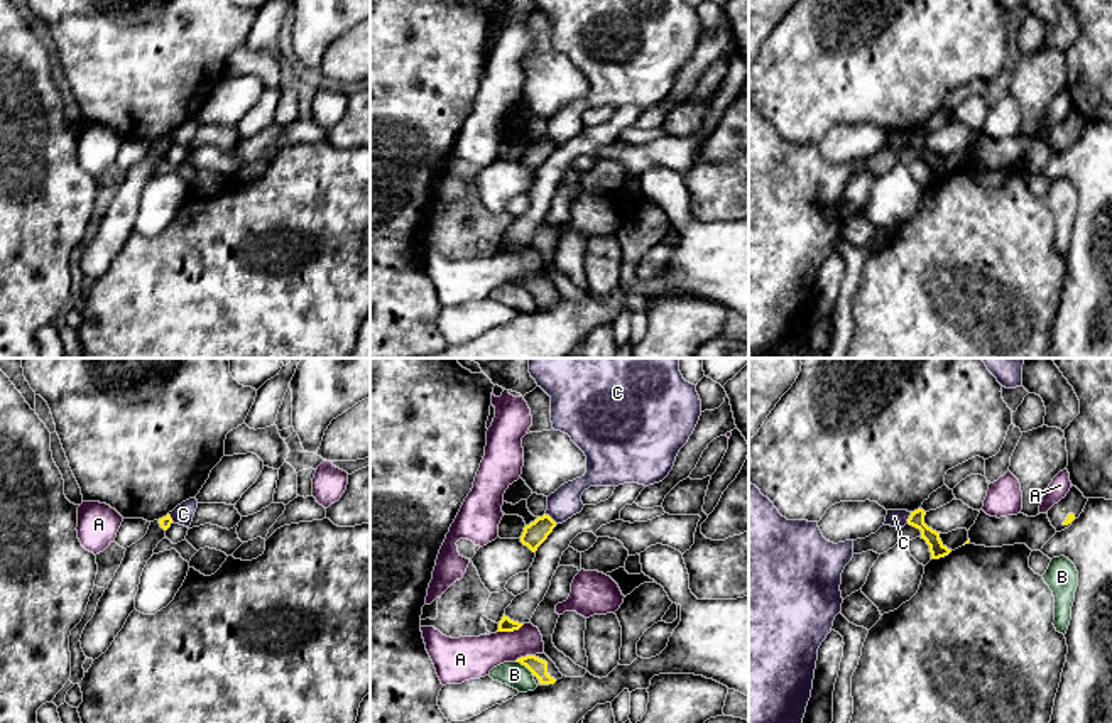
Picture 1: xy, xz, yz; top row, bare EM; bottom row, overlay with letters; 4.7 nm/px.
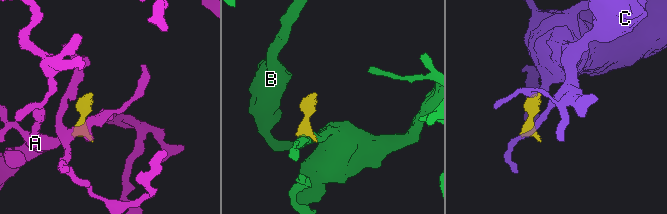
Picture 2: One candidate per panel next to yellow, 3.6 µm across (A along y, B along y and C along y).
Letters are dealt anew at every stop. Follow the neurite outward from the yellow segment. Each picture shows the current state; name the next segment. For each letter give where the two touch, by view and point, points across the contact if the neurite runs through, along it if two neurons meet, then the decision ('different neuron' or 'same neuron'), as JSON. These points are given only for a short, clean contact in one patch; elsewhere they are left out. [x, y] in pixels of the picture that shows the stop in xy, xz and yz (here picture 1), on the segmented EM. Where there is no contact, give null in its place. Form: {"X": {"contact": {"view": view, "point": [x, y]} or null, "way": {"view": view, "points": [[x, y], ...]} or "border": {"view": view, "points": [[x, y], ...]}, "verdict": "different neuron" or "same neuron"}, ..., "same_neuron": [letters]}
{"A": {"contact": {"view": "xz", "point": [511, 630]}, "border": {"view": "xz", "points": [[524, 624], [512, 630], [497, 632]]}, "verdict": "different neuron"}, "B": {"contact": {"view": "xz", "point": [526, 666]}, "border": {"view": "xz", "points": [[516, 661], [533, 676]]}, "verdict": "different neuron"}, "C": {"contact": {"view": "xz", "point": [550, 517]}, "border": {"view": "xz", "points": [[545, 514], [556, 522]]}, "verdict": "different neuron"}, "same_neuron": []}

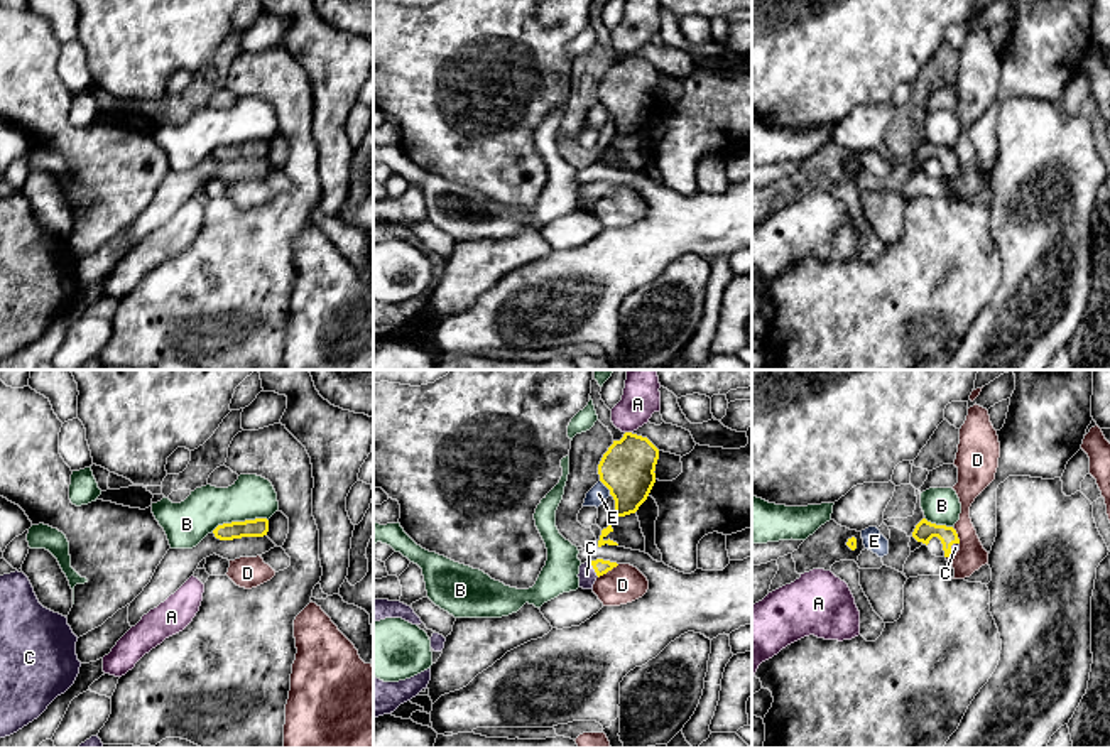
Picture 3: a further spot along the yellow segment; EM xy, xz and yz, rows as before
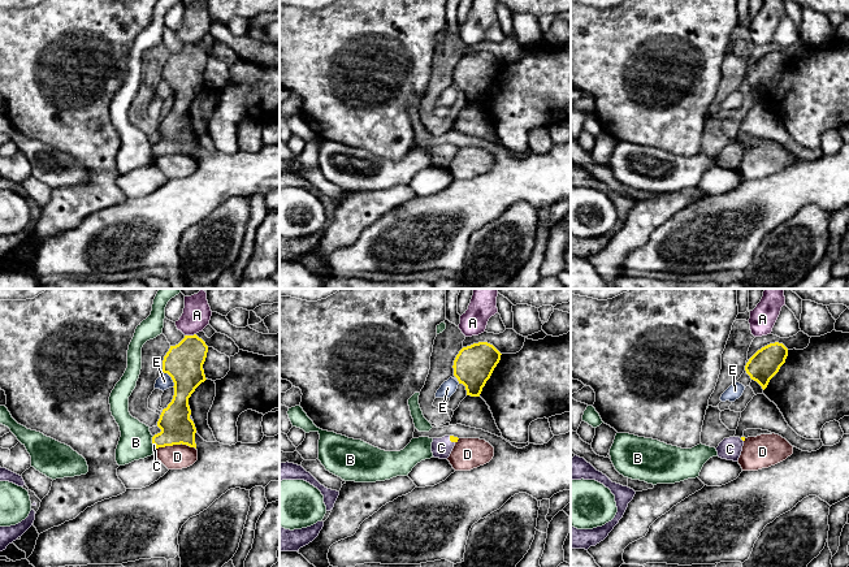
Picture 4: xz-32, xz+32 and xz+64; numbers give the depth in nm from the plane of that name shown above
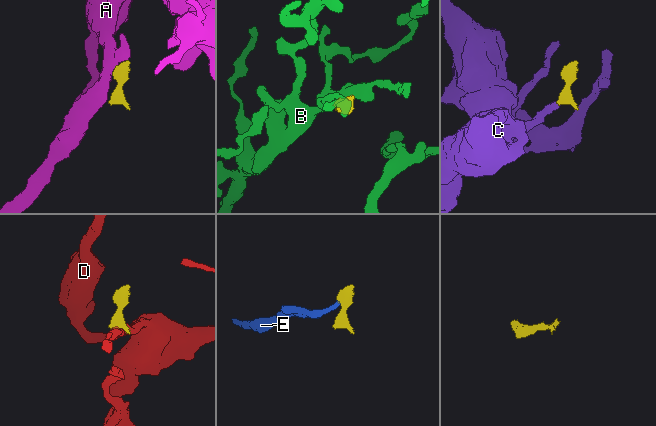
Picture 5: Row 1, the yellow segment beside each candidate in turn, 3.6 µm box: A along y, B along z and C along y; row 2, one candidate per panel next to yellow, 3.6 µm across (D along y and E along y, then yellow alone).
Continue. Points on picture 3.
{"A": {"contact": {"view": "xz", "point": [629, 433]}, "border": {"view": "xz", "points": [[625, 431], [631, 433]]}, "verdict": "different neuron"}, "B": {"contact": {"view": "xy", "point": [239, 522]}, "border": {"view": "xy", "points": [[267, 519], [223, 522], [212, 531]]}, "verdict": "different neuron"}, "C": {"contact": {"view": "xz", "point": [593, 568]}, "way": {"view": "xz", "points": [[600, 566], [593, 568], [587, 574]]}, "verdict": "same neuron"}, "D": {"contact": {"view": "xz", "point": [609, 569]}, "border": {"view": "xz", "points": [[619, 564], [598, 578]]}, "verdict": "different neuron"}, "E": {"contact": {"view": "xz", "point": [605, 485]}, "border": {"view": "xz", "points": [[600, 480], [610, 493]]}, "verdict": "different neuron"}, "same_neuron": ["C"]}

